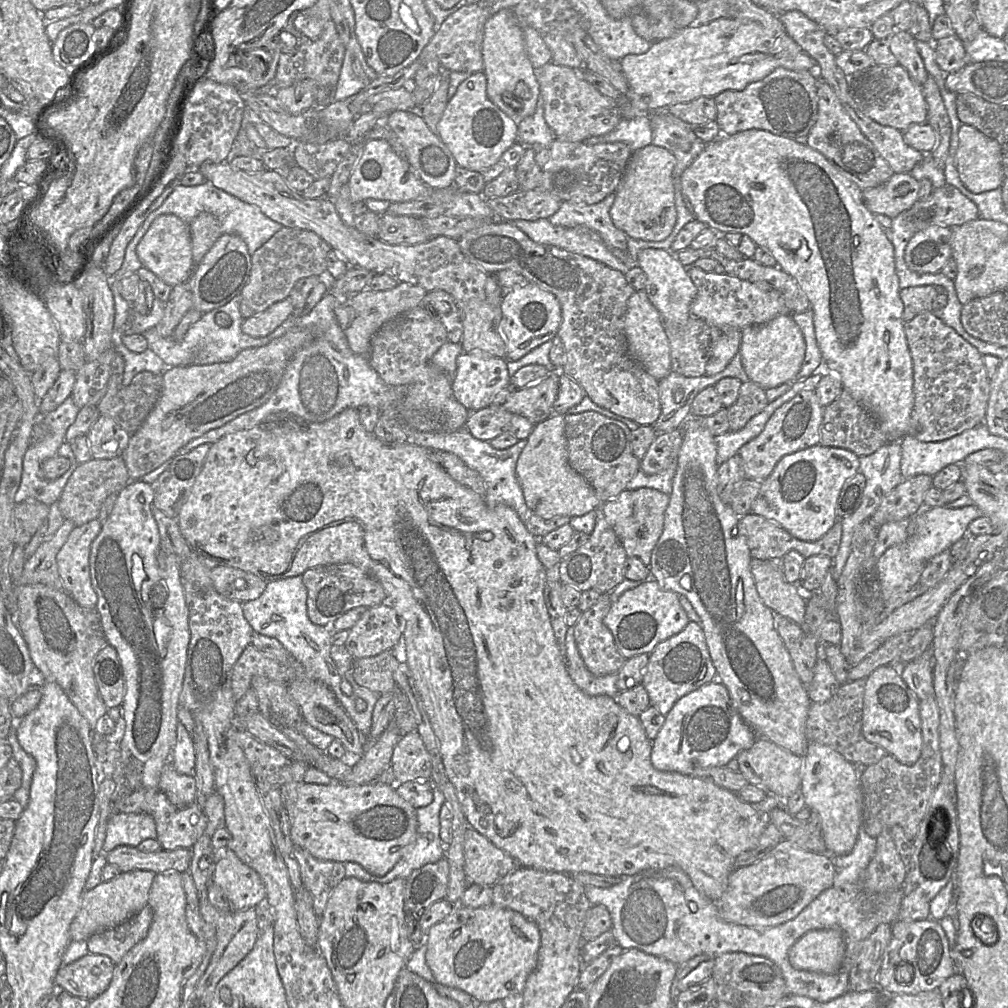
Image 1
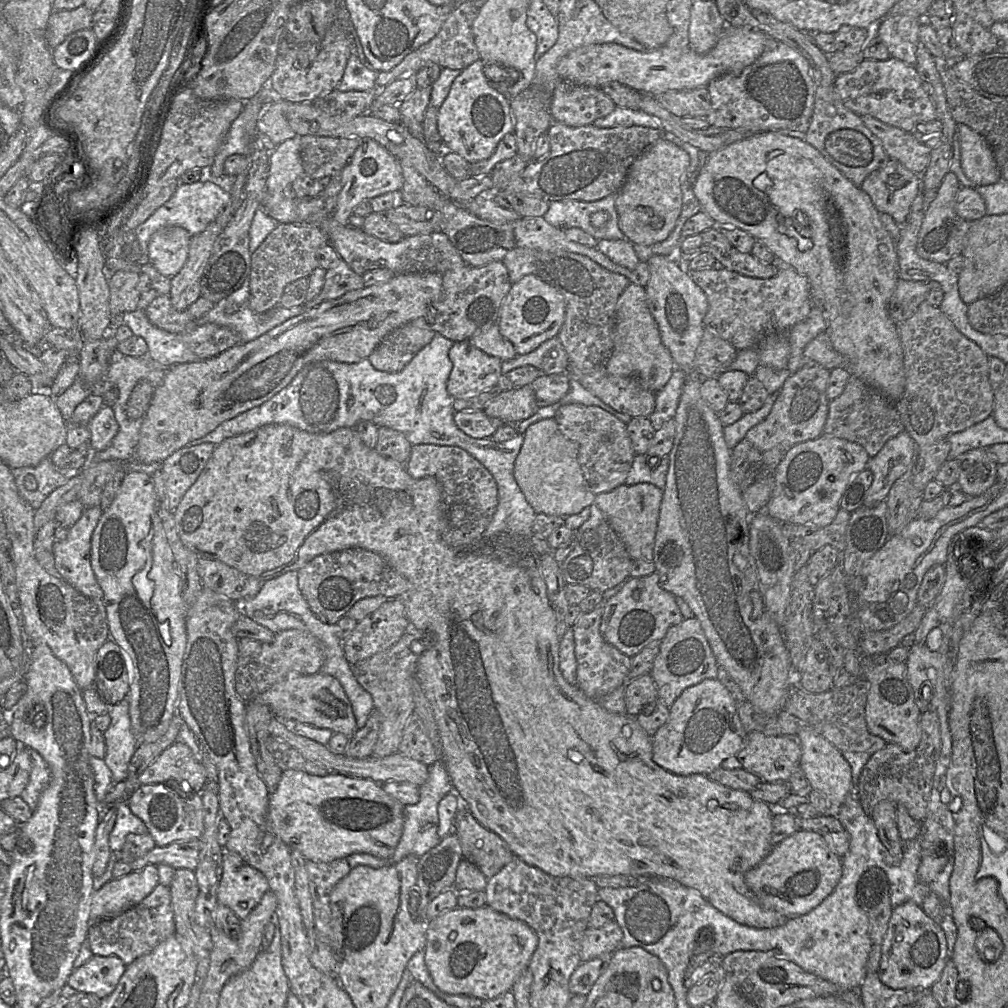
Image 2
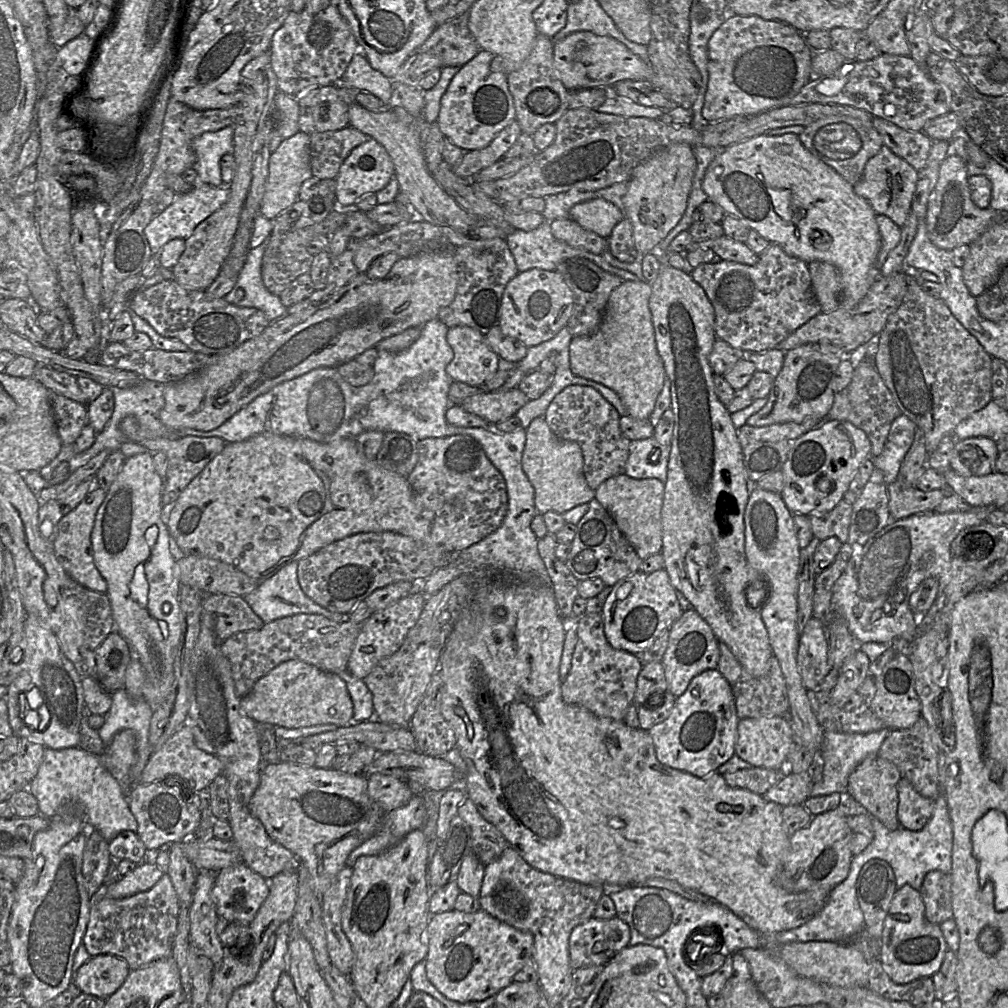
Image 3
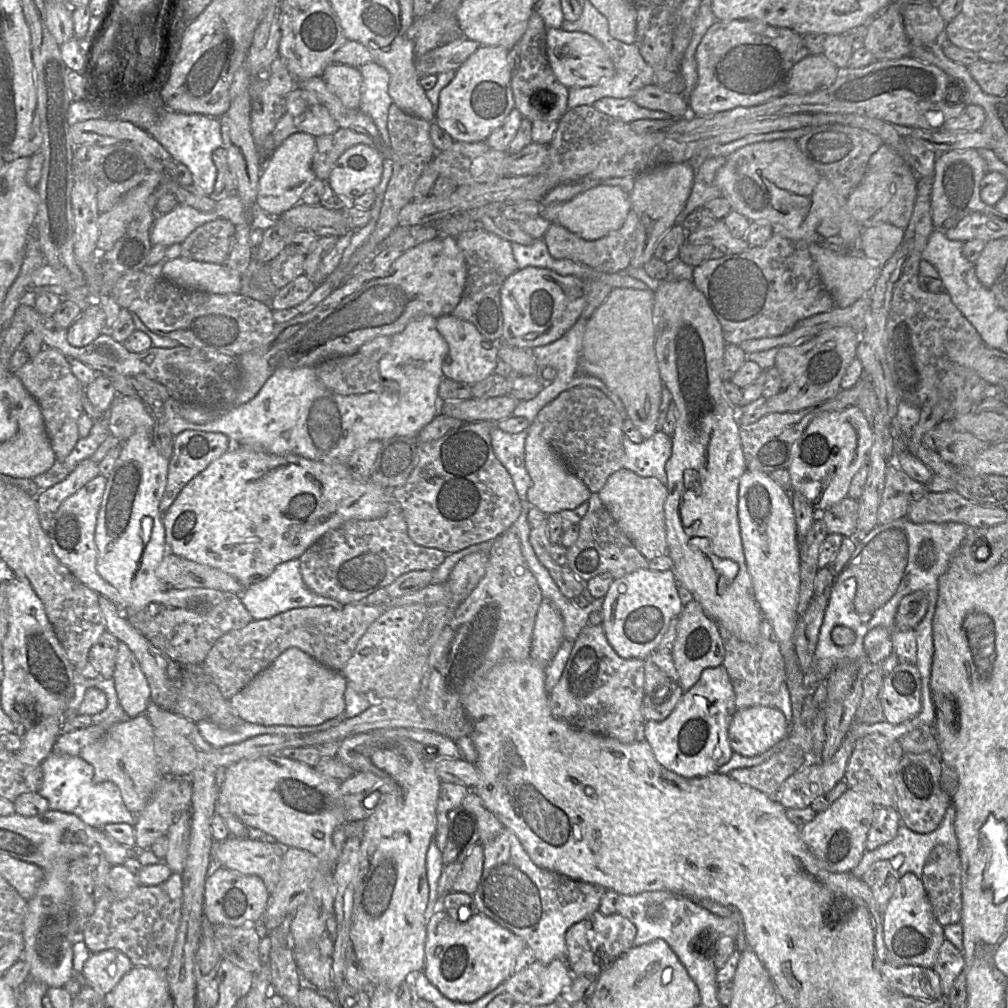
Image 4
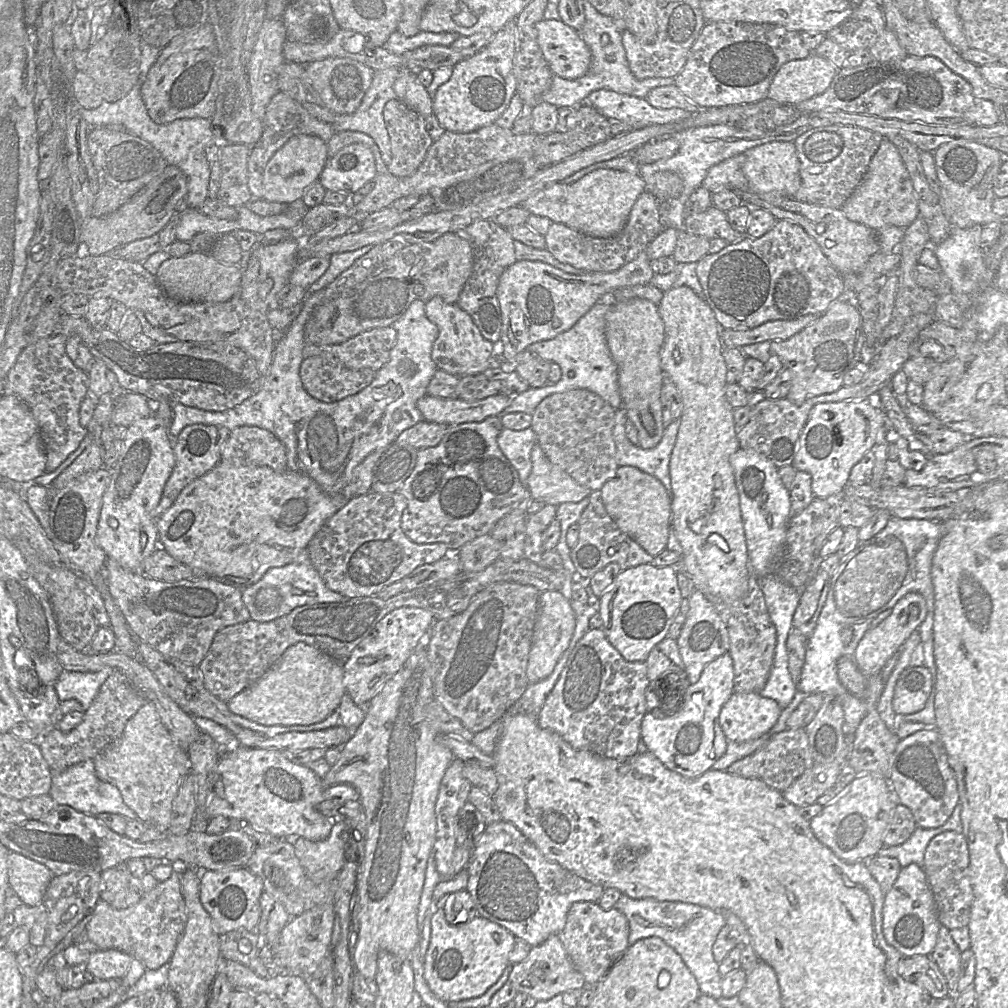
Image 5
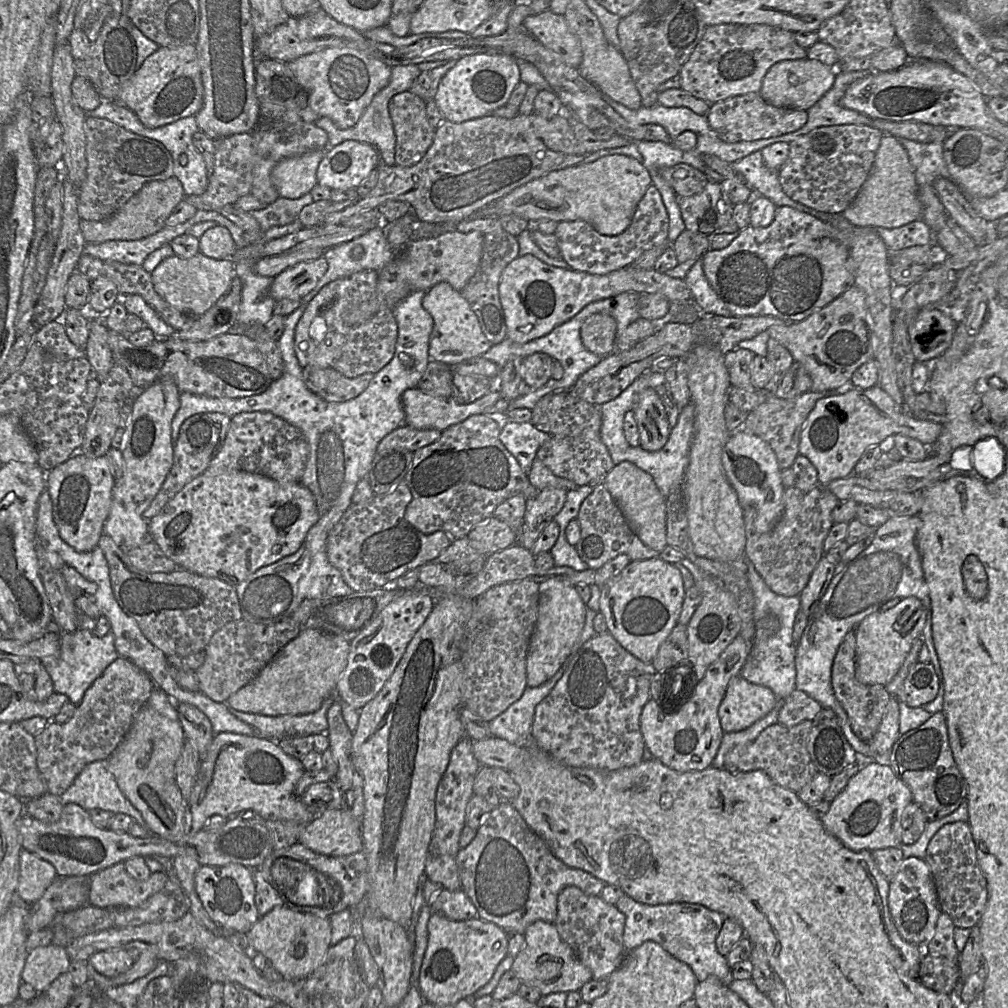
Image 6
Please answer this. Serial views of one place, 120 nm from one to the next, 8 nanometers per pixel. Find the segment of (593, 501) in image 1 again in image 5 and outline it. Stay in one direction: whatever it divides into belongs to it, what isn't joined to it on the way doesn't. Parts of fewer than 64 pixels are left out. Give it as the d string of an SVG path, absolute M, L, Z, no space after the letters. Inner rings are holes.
M538 442L531 450L531 462L527 488L533 500L558 506L566 502L579 502L590 495L589 488L578 484L548 459Z

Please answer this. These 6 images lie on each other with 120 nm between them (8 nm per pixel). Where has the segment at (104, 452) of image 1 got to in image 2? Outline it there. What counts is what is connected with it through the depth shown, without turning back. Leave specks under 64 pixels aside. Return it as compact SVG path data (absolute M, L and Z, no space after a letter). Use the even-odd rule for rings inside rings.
M104 404L88 422L87 428L90 431L90 450L105 450L119 430L112 407Z

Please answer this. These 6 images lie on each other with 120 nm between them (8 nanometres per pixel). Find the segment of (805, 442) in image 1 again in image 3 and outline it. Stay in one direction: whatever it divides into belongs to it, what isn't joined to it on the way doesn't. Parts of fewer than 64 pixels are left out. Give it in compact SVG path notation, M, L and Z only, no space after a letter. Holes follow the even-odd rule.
M809 343L785 352L781 371L774 378L766 405L746 421L751 427L769 426L788 422L827 419L834 403L832 380L843 359L841 351L832 345Z

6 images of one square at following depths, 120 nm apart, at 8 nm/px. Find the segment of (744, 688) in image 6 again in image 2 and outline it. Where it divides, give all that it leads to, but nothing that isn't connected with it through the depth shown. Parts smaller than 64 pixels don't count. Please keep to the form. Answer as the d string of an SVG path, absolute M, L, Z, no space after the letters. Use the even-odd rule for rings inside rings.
M761 732L747 734L746 742L736 755L742 768L757 775L764 782L788 782L792 773L800 767L801 747L791 735L766 735Z

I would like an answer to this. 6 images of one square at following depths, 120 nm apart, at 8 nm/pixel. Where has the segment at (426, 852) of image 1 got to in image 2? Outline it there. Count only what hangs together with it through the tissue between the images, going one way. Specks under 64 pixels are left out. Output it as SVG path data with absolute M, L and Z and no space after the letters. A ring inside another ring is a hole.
M441 757L428 767L428 771L427 780L419 787L419 801L414 805L406 805L403 808L403 832L393 855L385 859L367 853L351 854L346 858L351 869L359 865L372 868L390 866L398 863L409 855L420 858L427 851L439 844L441 838L437 833L439 822L438 804L447 793L453 791L453 786Z

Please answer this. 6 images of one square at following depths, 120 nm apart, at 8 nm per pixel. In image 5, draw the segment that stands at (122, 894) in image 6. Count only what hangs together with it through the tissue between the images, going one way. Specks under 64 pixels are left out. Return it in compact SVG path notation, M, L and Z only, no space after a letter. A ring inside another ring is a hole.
M122 862L101 872L100 899L115 909L125 909L138 903L158 883L151 872L134 877L126 862Z

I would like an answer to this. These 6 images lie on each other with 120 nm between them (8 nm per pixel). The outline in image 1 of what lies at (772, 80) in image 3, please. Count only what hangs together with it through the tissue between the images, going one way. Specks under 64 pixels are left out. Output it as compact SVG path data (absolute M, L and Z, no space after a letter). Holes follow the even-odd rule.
M778 67L762 80L752 82L744 90L726 90L714 97L718 123L722 135L734 135L736 133L758 129L769 131L772 134L789 139L807 136L817 120L818 79L808 70L789 70Z

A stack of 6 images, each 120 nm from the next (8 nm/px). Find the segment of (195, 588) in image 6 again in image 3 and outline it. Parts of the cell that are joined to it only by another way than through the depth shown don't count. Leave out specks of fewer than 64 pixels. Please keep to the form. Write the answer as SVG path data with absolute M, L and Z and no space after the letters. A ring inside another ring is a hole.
M202 594L201 605L215 618L214 632L219 642L235 633L258 630L264 625L241 596Z

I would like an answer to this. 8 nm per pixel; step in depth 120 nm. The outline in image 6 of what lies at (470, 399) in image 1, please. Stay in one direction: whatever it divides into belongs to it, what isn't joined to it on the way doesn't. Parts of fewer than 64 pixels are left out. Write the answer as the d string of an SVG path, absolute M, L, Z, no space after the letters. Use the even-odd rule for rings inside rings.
M440 282L425 292L422 305L433 318L429 339L430 359L454 366L462 361L481 357L493 345L484 335L477 316L462 294L447 282Z

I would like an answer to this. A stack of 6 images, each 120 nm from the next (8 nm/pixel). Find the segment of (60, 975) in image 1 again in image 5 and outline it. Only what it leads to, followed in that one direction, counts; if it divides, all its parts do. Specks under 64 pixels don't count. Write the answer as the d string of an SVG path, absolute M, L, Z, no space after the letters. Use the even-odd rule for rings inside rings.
M117 949L91 950L88 953L85 968L94 979L122 979L132 959L128 953Z

